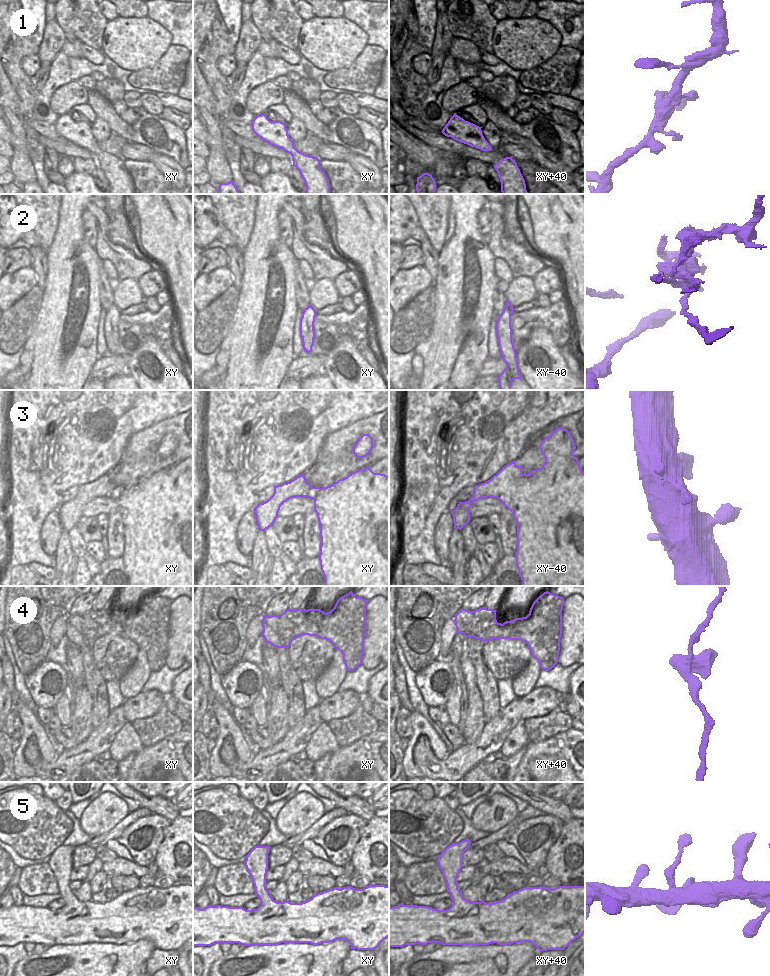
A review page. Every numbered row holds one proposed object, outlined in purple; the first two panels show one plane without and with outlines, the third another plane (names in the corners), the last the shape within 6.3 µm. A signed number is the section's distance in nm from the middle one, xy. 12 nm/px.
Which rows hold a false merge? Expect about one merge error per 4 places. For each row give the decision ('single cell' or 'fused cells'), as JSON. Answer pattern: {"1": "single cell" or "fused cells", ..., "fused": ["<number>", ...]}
{"1": "single cell", "2": "fused cells", "3": "single cell", "4": "single cell", "5": "single cell", "fused": ["2"]}

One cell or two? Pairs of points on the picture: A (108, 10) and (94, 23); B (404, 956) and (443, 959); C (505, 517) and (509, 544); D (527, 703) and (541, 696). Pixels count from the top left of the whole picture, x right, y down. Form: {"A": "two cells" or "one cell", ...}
{"A": "two cells", "B": "two cells", "C": "one cell", "D": "one cell"}

